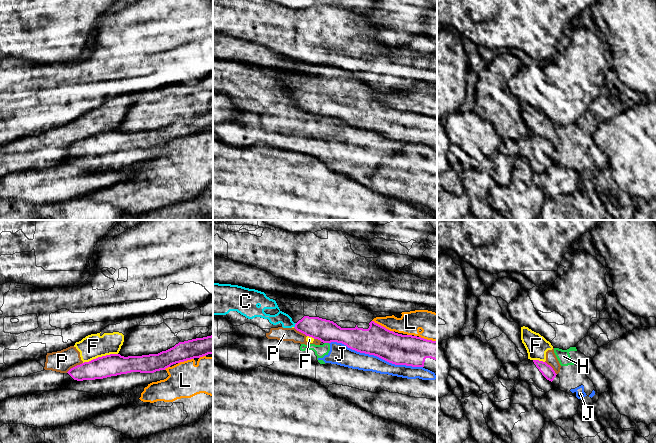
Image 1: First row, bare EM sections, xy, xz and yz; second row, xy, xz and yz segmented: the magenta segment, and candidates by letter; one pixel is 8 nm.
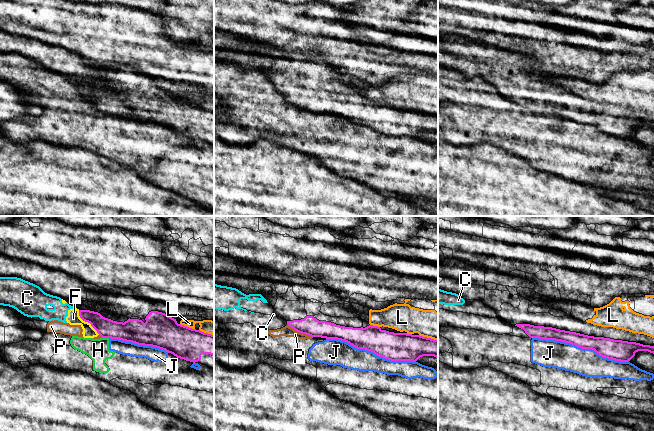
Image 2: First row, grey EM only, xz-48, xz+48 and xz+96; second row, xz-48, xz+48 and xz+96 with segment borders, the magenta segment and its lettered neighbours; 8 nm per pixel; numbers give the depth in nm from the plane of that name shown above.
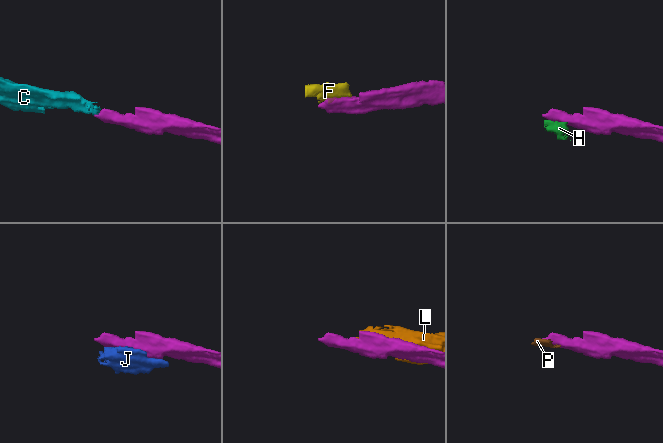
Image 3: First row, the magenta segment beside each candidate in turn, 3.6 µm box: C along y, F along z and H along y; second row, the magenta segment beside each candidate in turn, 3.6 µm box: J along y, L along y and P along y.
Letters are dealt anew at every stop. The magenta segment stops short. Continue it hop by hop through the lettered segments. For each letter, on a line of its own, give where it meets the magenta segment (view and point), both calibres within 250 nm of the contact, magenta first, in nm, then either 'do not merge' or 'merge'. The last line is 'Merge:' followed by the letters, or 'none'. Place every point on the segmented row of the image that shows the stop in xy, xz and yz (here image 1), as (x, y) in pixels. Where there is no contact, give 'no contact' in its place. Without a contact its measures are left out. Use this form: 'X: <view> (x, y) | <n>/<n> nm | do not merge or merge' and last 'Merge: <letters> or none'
C: xz (295, 325) | 180/90 nm | do not merge
F: xy (100, 357) | 180/190 nm | do not merge
H: xz (326, 342) | 180/100 nm | do not merge
J: xz (376, 355) | 240/150 nm | do not merge
L: xz (382, 326) | 240/180 nm | do not merge
P: xy (75, 366) | 180/180 nm | do not merge
Merge: none

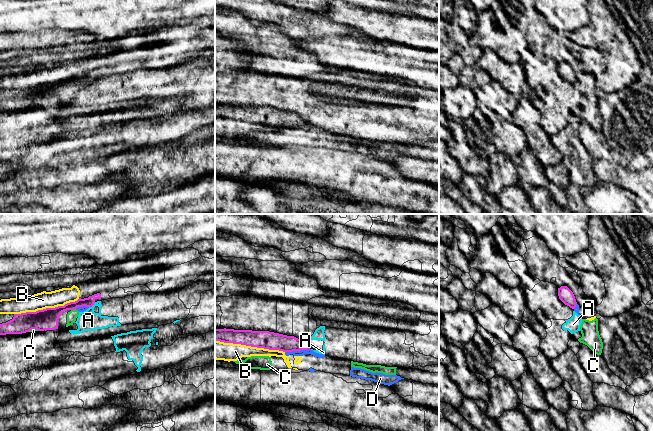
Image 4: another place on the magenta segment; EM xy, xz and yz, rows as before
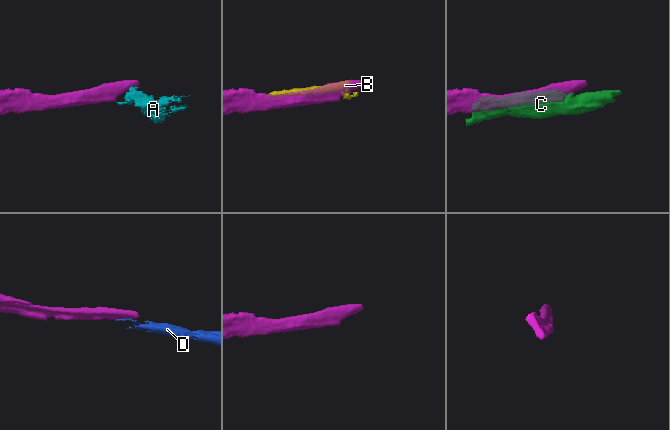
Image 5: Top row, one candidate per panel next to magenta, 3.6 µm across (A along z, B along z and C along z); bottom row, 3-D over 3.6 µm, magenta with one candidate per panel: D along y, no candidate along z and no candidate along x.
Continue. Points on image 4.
A: xy (92, 305) | 80/160 nm | do not merge
B: xz (250, 345) | 140/140 nm | merge
C: xy (73, 309) | 180/80 nm | do not merge
D: xz (297, 350) | 140/50 nm | do not merge
Merge: B

